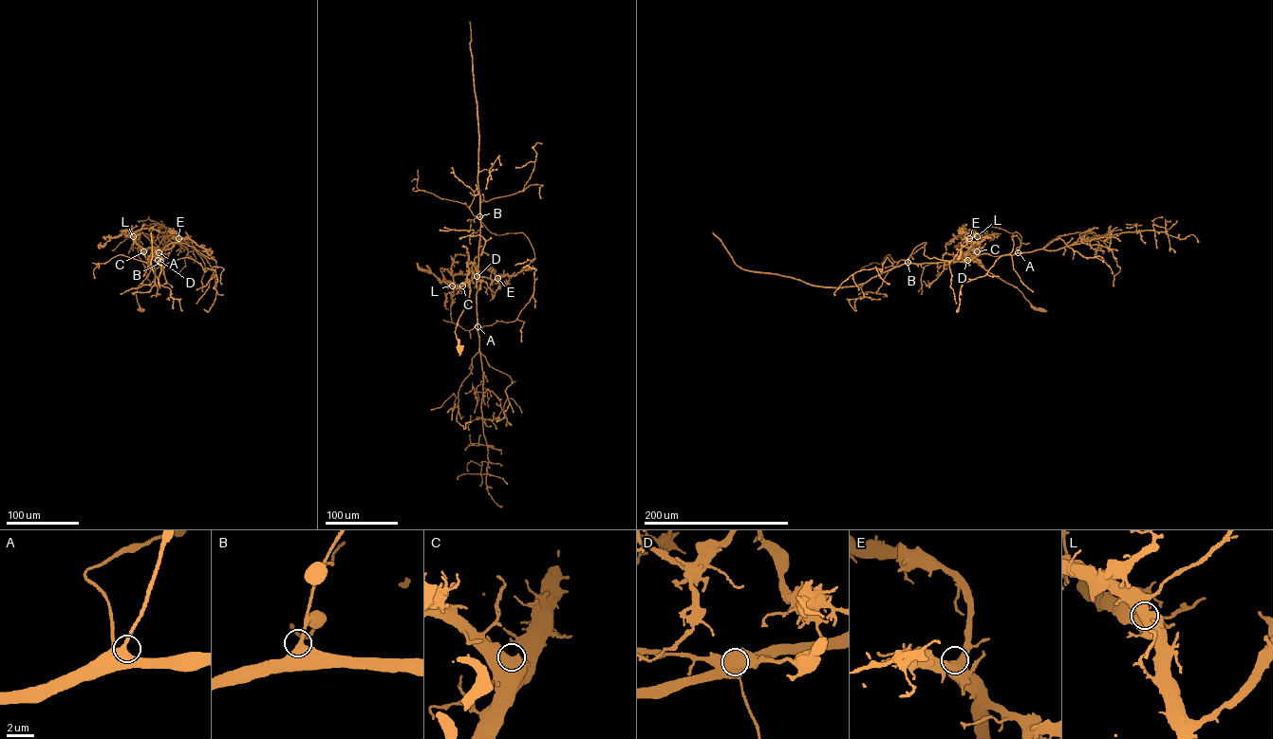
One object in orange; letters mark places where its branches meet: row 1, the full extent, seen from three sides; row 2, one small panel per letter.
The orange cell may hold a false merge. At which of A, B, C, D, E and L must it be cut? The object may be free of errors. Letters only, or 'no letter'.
D

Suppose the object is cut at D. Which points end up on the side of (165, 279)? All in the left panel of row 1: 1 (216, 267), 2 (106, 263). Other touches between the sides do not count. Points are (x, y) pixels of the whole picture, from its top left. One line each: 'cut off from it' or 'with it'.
1: cut off from it
2: cut off from it

